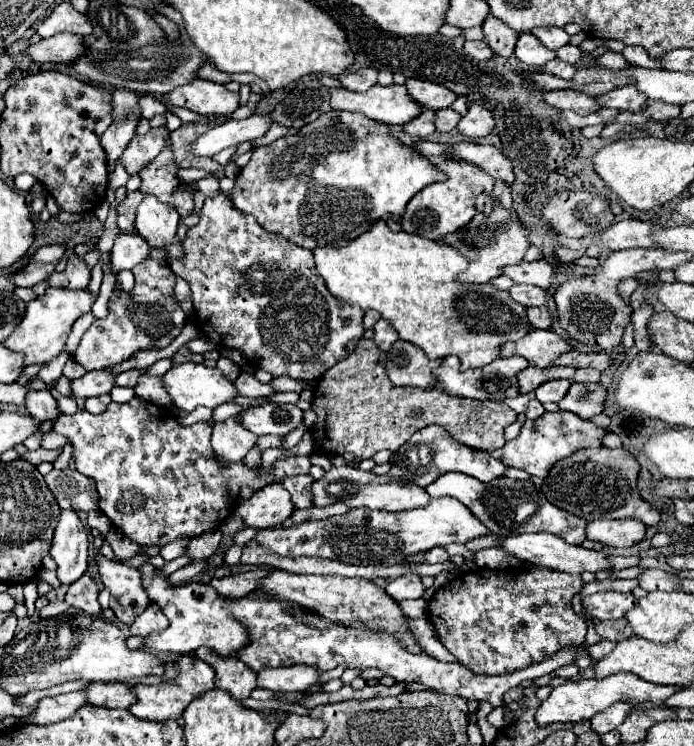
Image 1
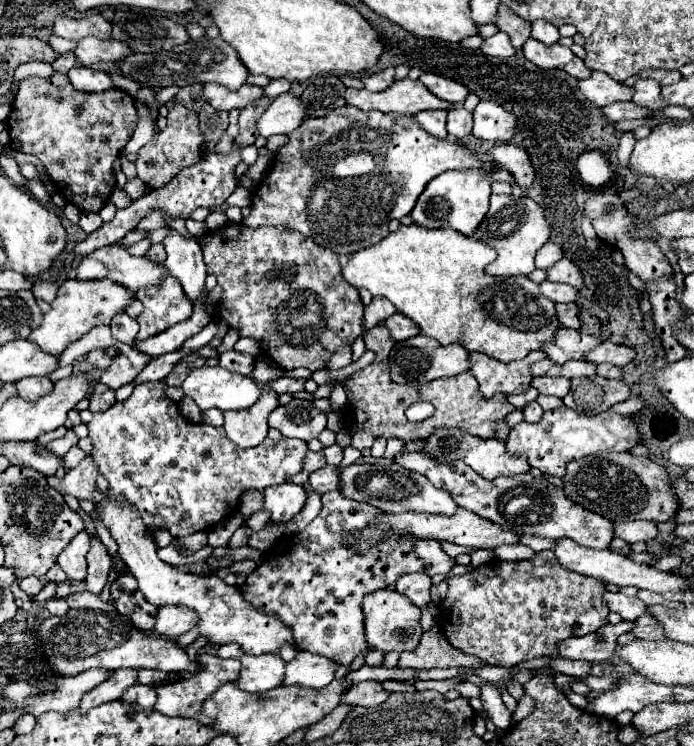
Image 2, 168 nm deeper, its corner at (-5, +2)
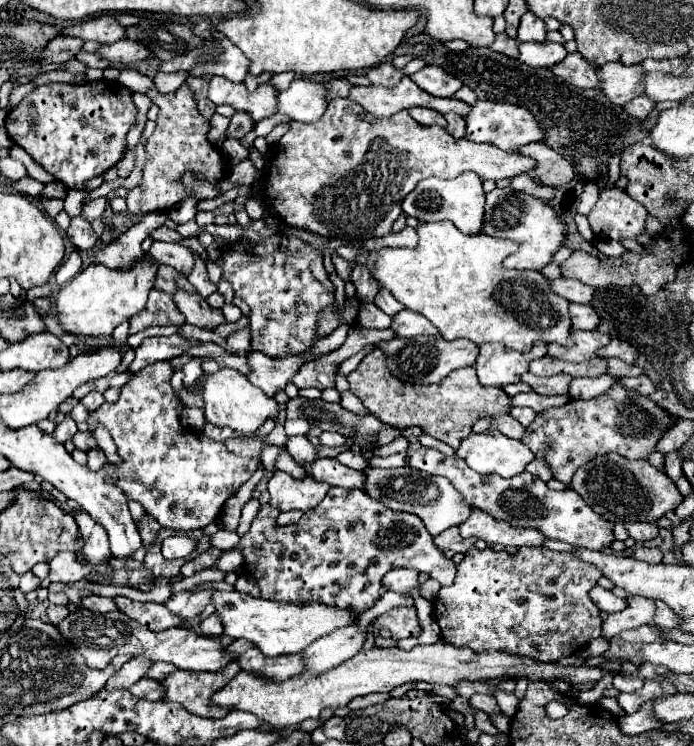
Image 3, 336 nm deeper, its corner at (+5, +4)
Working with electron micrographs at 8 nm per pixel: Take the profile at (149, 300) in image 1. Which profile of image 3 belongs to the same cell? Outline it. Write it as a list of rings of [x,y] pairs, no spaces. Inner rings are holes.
[[[152,289],[144,311],[140,311],[130,319],[130,333],[138,333],[146,327],[166,327],[166,325],[182,325],[182,323],[184,323],[184,315],[178,311],[178,307],[174,309],[172,295]]]

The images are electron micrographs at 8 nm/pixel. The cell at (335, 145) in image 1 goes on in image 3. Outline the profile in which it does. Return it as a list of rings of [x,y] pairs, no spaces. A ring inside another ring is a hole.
[[[332,99],[318,123],[292,121],[290,131],[278,141],[276,155],[264,171],[264,179],[268,183],[266,205],[288,225],[308,227],[324,237],[340,237],[346,243],[356,243],[388,235],[392,231],[392,223],[400,215],[400,203],[416,183],[426,177],[434,175],[440,179],[452,179],[464,171],[474,171],[480,179],[492,179],[498,183],[502,179],[530,173],[534,167],[536,161],[526,155],[502,151],[490,143],[454,139],[442,127],[418,127],[418,123],[410,119],[408,111],[376,119],[350,99]]]

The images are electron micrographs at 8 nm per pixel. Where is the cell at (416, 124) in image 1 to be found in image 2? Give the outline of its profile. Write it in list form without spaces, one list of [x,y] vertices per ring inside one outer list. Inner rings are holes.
[[[422,111],[414,115],[414,119],[432,137],[446,139],[446,113],[444,111]]]

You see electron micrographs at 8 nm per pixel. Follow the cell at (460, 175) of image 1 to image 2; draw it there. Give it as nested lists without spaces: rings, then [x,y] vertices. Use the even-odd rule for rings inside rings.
[[[484,169],[448,171],[448,173],[442,173],[440,177],[434,177],[426,185],[410,217],[414,219],[416,225],[424,225],[428,229],[452,227],[462,235],[472,235],[476,225],[480,225],[480,221],[488,211],[488,199],[490,199],[490,179],[488,179],[488,173],[484,173]]]

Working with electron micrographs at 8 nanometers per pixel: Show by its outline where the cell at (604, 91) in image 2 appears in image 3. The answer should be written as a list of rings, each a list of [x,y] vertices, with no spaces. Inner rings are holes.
[[[606,63],[604,69],[600,69],[602,83],[600,91],[616,105],[626,105],[634,97],[644,93],[642,79],[646,71],[642,65],[622,65],[622,63]]]

